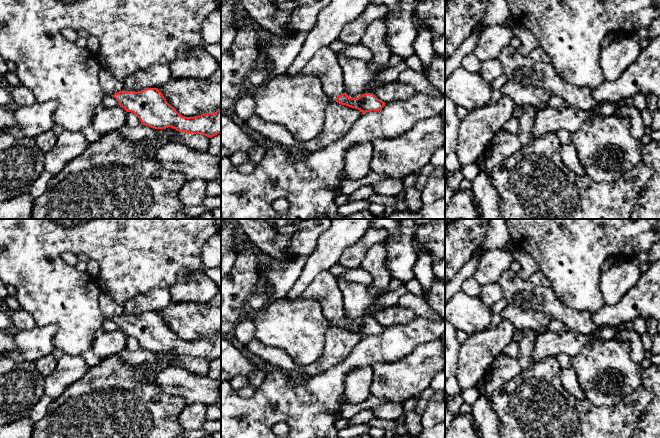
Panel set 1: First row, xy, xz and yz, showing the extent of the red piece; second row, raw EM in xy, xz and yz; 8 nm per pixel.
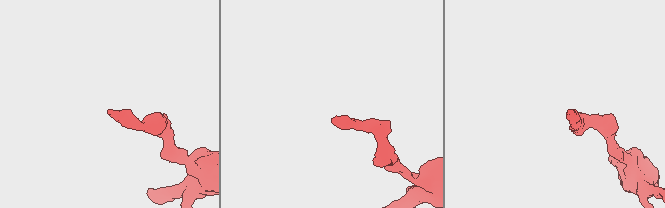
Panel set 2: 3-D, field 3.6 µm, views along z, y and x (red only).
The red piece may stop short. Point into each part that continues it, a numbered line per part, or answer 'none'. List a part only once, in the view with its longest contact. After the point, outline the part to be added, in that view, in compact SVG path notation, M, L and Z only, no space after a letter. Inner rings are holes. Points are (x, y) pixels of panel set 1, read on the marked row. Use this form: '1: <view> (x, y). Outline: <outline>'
1: xz (324, 65). Outline: M329 46L319 49L299 74L316 76L331 100L336 100L337 96L346 92L343 83L343 70L338 63L337 53Z

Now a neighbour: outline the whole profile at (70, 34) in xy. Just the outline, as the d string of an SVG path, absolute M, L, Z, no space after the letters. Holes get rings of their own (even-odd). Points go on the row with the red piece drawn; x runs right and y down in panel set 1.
M64 29L62 34L67 40L71 42L75 42L79 37L77 31L74 29Z

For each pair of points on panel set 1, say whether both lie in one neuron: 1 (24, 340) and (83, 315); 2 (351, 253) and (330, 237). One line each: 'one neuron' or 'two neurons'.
1: two neurons
2: two neurons

